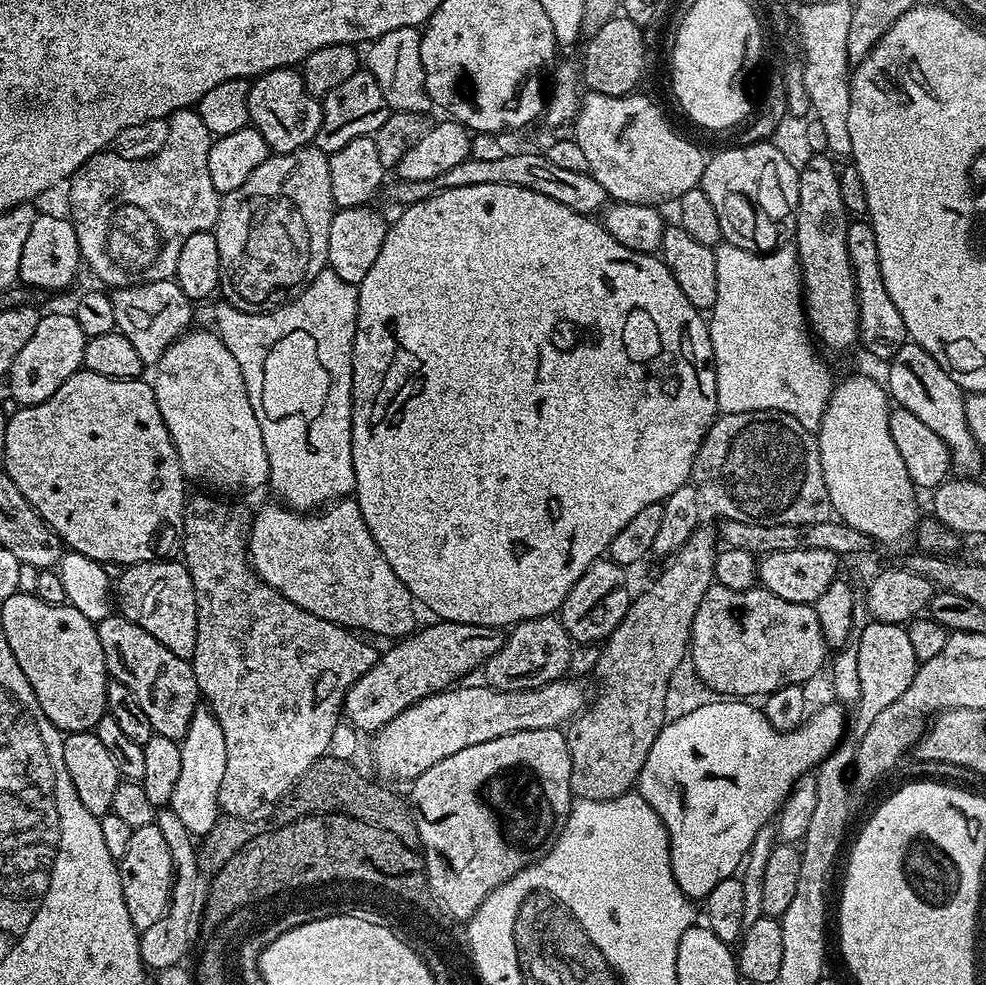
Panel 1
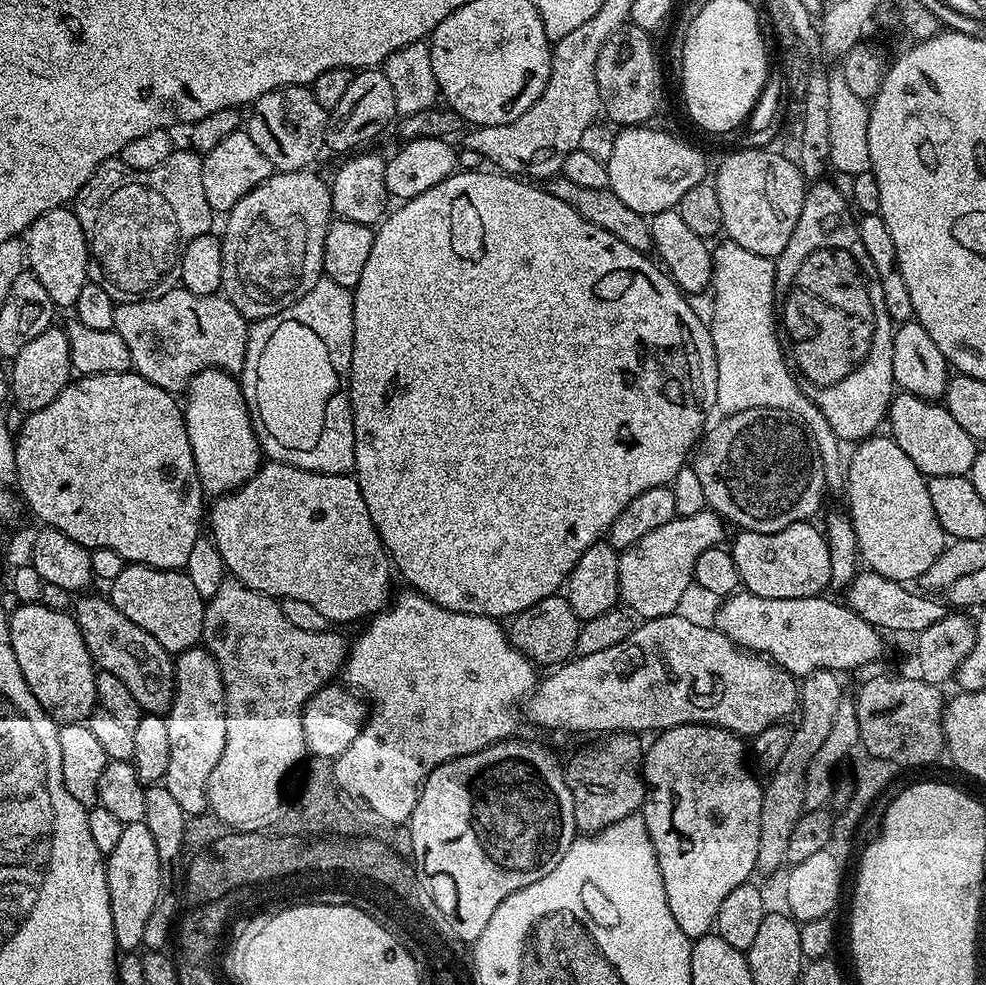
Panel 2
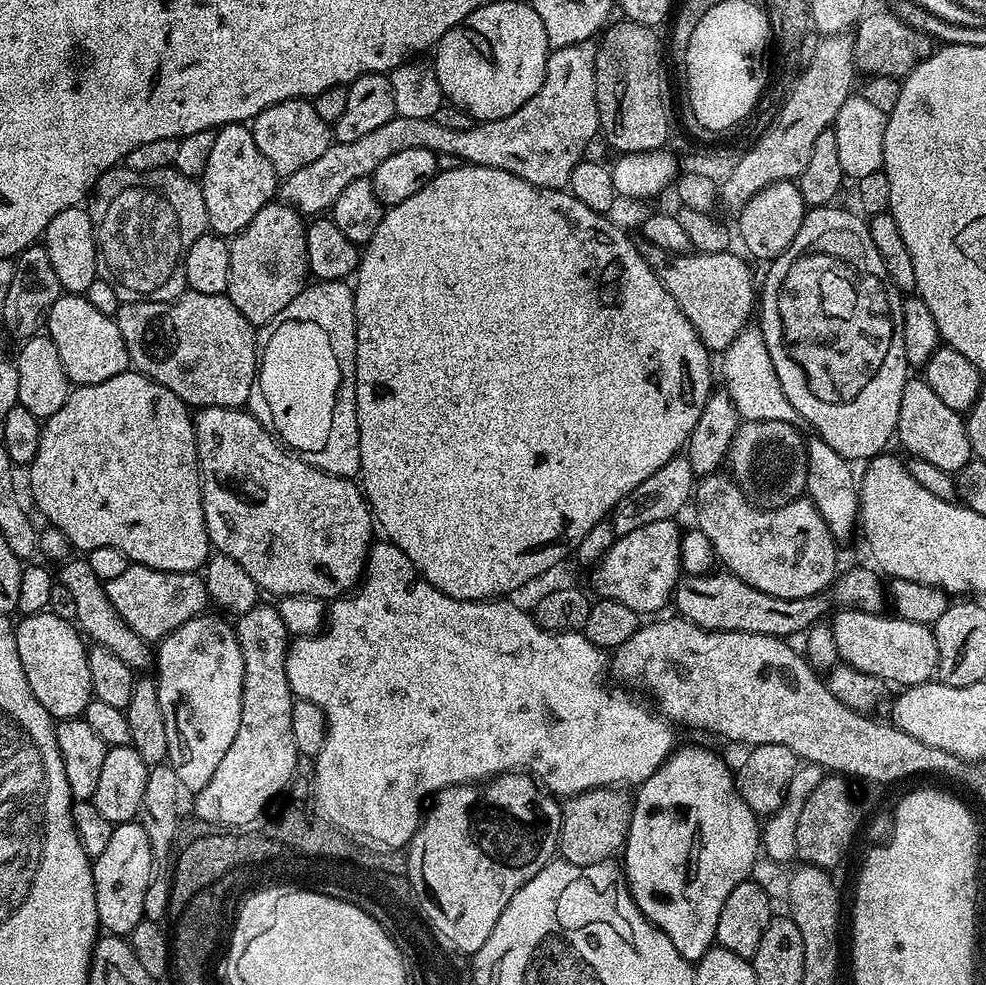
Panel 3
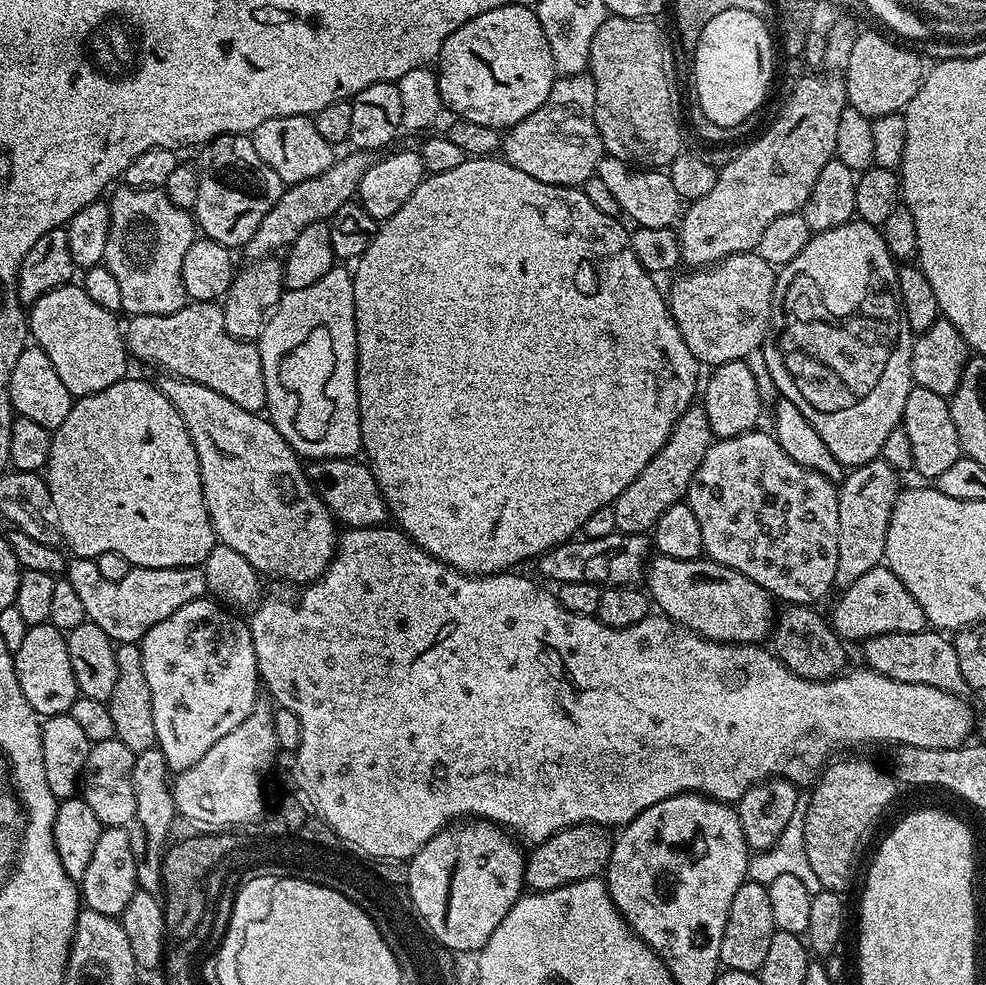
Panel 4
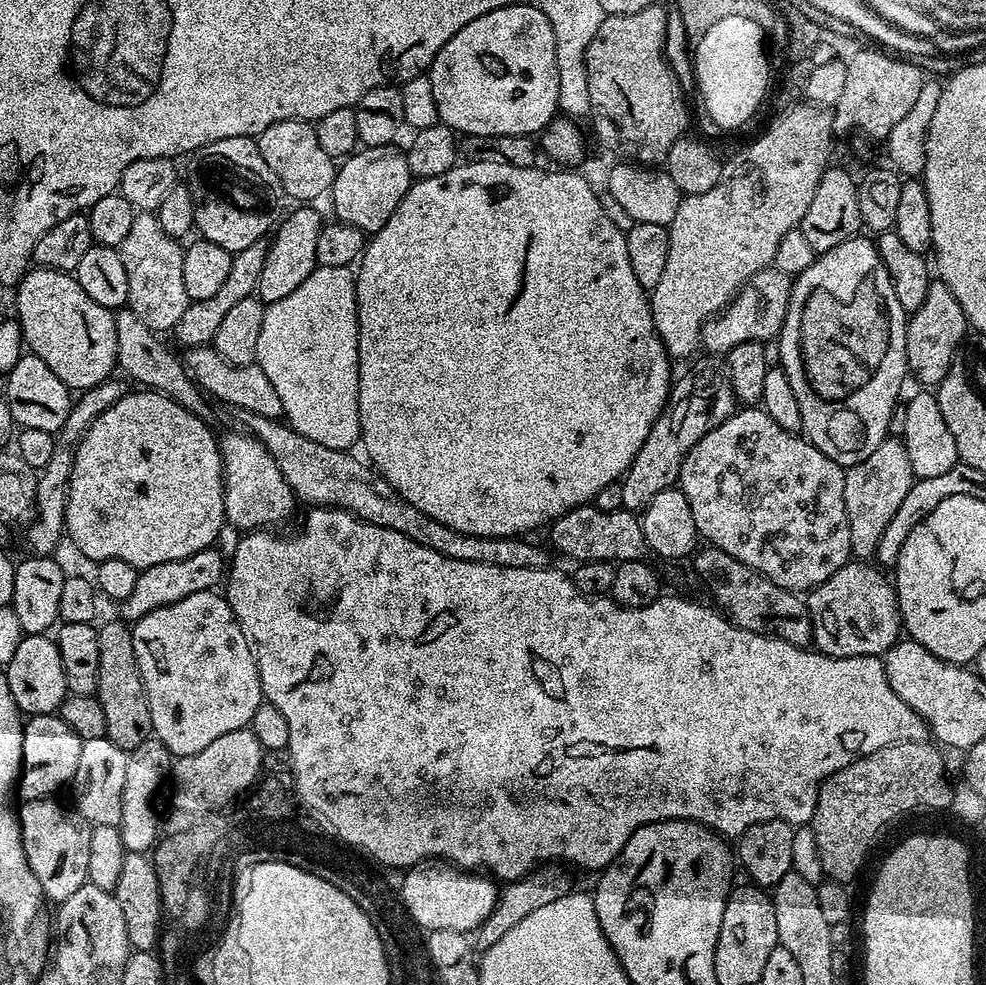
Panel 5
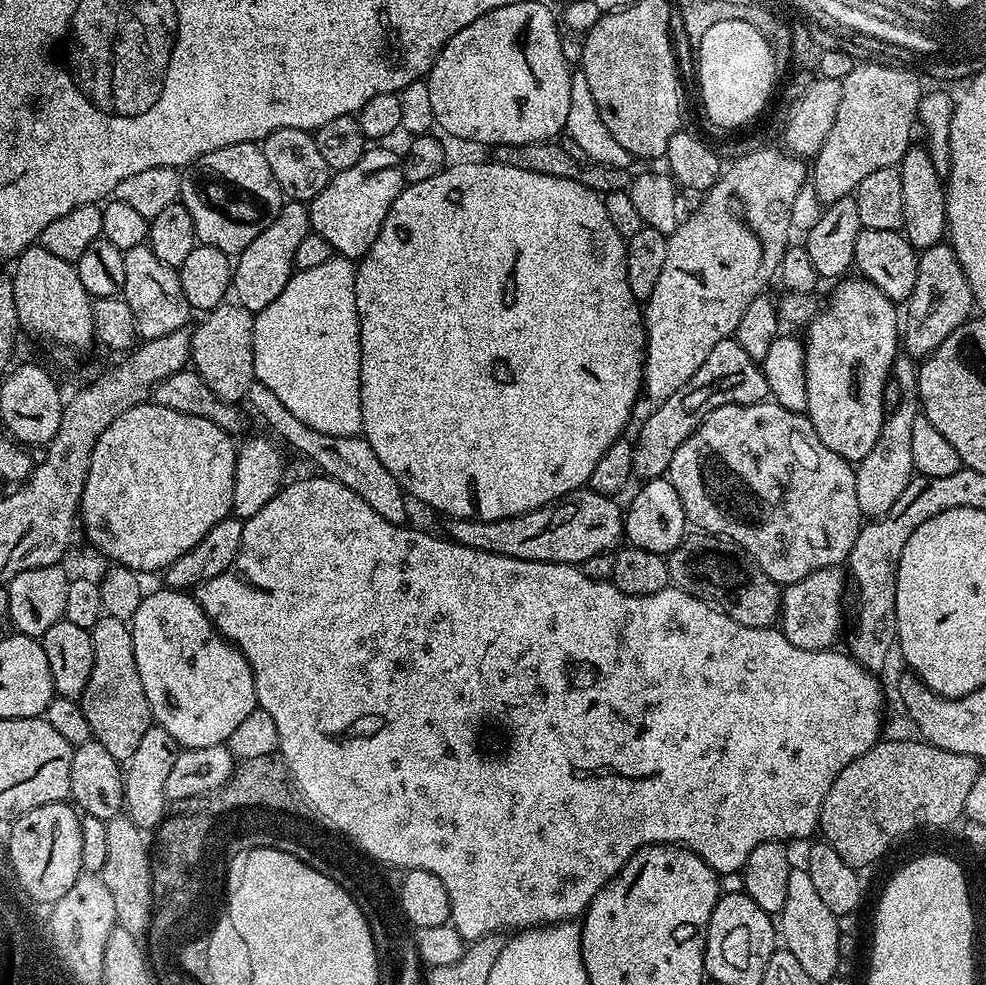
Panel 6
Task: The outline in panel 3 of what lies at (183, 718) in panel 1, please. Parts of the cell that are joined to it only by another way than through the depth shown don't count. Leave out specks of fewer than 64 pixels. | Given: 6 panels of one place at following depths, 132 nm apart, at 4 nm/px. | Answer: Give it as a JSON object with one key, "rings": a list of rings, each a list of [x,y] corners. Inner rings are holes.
{"rings":[[[68,558],[59,566],[61,566],[60,576],[58,572],[59,583],[64,584],[66,590],[70,590],[70,594],[78,606],[75,623],[78,625],[79,631],[95,647],[110,650],[122,662],[126,662],[126,666],[130,666],[133,670],[144,670],[140,668],[146,667],[147,664],[149,667],[154,660],[154,652],[150,647],[149,641],[144,640],[138,634],[134,634],[134,630],[130,630],[130,626],[126,626],[126,622],[114,610],[114,606],[104,589],[104,584],[90,570],[87,559],[80,558],[80,560],[72,560],[72,558]]]}

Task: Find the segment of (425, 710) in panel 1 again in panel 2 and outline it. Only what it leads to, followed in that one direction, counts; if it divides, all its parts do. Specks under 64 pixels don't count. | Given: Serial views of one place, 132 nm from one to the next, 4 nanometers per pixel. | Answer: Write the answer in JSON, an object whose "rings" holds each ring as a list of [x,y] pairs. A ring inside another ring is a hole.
{"rings":[[[673,614],[654,618],[637,623],[632,629],[632,633],[618,646],[609,646],[606,650],[598,650],[598,654],[586,654],[585,656],[576,656],[571,662],[565,662],[559,666],[553,667],[548,677],[541,679],[537,687],[528,693],[522,704],[522,716],[532,724],[537,724],[540,728],[558,728],[562,732],[604,732],[603,734],[615,734],[617,732],[630,732],[633,734],[659,734],[665,732],[667,728],[677,728],[687,724],[708,724],[712,728],[724,728],[732,732],[735,736],[741,738],[751,738],[757,736],[766,726],[778,724],[789,719],[788,715],[795,713],[798,708],[800,690],[797,677],[789,672],[784,672],[781,668],[773,666],[767,659],[753,654],[747,650],[741,650],[733,644],[730,638],[719,632],[714,626],[708,628],[704,624],[699,624],[696,620],[691,620],[688,616]]]}

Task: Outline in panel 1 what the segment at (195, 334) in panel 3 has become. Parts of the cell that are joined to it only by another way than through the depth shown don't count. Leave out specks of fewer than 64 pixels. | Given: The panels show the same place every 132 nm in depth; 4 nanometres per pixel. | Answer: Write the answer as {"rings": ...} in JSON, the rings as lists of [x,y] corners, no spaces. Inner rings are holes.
{"rings":[[[175,279],[159,280],[149,284],[131,284],[128,288],[118,288],[111,293],[114,306],[114,322],[116,331],[130,342],[134,342],[134,350],[138,350],[138,358],[146,366],[154,366],[166,354],[166,350],[185,332],[193,327],[193,301],[177,286]]]}

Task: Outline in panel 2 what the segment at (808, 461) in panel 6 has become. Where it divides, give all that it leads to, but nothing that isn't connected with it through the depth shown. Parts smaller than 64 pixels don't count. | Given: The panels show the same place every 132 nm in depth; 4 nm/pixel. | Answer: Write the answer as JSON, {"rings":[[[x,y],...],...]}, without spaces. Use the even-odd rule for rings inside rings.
{"rings":[[[812,522],[797,523],[777,533],[737,531],[730,551],[734,566],[738,566],[741,585],[747,591],[758,594],[758,598],[810,598],[821,595],[830,585],[830,550],[824,541],[823,531],[814,525]]]}

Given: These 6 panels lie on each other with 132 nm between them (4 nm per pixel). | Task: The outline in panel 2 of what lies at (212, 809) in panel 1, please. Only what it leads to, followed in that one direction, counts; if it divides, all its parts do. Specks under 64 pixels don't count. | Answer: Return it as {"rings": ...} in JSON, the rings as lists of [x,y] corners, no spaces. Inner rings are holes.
{"rings":[[[197,646],[179,653],[176,666],[176,693],[166,713],[170,730],[170,766],[162,781],[164,788],[182,806],[185,816],[203,816],[209,811],[208,783],[214,766],[226,746],[226,706],[224,683],[218,664],[208,649]]]}

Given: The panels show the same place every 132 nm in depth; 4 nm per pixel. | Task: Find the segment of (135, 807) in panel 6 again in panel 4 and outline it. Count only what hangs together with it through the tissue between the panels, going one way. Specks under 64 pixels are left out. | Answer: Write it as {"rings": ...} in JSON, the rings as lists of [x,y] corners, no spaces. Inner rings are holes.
{"rings":[[[158,746],[136,753],[132,785],[136,819],[130,831],[130,850],[134,850],[136,887],[142,892],[159,893],[162,888],[162,862],[170,840],[170,822],[174,822],[178,813],[170,787],[170,769]]]}

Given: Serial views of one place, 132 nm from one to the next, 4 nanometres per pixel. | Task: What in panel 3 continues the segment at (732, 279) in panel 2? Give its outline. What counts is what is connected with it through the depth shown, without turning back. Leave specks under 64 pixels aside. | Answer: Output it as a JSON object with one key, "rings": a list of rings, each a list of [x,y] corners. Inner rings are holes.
{"rings":[[[749,326],[734,338],[734,342],[722,353],[724,359],[724,384],[728,396],[740,414],[741,421],[769,420],[795,425],[800,420],[798,410],[790,406],[784,393],[786,384],[782,382],[781,373],[774,370],[770,350],[759,327]]]}

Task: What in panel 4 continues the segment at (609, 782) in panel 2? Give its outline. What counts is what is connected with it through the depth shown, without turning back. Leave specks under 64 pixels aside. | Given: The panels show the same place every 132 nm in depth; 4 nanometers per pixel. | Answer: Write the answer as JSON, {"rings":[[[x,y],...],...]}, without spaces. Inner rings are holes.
{"rings":[[[576,824],[573,828],[561,828],[550,838],[535,845],[527,853],[524,862],[524,882],[533,892],[554,890],[563,884],[599,877],[607,869],[612,853],[613,837],[607,836],[598,824]]]}

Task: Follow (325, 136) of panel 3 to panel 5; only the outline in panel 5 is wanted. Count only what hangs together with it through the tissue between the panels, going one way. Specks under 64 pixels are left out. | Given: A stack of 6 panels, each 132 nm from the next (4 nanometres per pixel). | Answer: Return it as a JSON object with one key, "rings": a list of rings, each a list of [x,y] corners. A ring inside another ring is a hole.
{"rings":[[[309,121],[274,122],[266,130],[262,130],[255,141],[262,158],[266,158],[266,166],[270,166],[274,174],[278,174],[285,197],[292,199],[293,196],[296,202],[316,202],[312,200],[331,189],[338,164],[330,154],[326,154],[326,150],[322,150],[316,129]]]}

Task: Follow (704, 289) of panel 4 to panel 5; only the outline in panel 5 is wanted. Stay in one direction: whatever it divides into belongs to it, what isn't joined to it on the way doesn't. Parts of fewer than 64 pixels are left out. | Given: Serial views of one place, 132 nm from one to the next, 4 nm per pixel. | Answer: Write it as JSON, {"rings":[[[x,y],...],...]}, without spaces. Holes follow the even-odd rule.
{"rings":[[[774,266],[766,267],[754,274],[736,293],[735,298],[724,307],[724,311],[704,325],[703,347],[708,347],[712,352],[727,354],[734,346],[742,346],[742,342],[768,342],[771,336],[772,339],[779,337],[786,310],[790,306],[792,281],[793,277],[779,272]]]}

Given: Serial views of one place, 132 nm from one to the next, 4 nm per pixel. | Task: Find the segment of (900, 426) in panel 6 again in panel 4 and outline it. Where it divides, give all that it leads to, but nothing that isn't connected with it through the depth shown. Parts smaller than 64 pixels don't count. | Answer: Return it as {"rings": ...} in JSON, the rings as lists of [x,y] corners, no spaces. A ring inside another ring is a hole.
{"rings":[[[875,459],[857,464],[838,484],[838,570],[834,570],[835,587],[849,588],[866,570],[884,564],[886,530],[894,502],[902,491],[901,473],[895,472],[885,460]]]}

